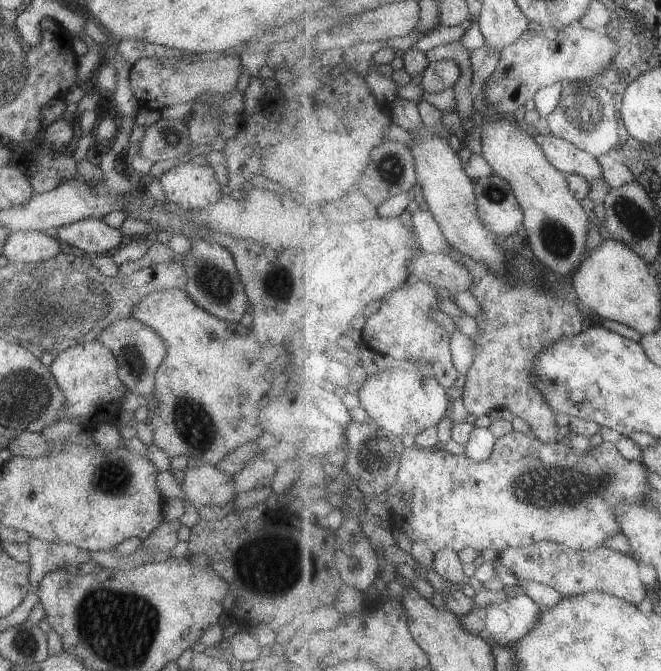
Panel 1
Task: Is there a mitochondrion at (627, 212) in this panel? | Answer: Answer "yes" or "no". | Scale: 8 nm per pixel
yes

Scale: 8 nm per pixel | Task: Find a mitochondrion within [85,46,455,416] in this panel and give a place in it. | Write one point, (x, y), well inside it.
(217, 284)

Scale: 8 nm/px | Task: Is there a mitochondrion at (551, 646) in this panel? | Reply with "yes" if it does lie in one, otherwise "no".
no

